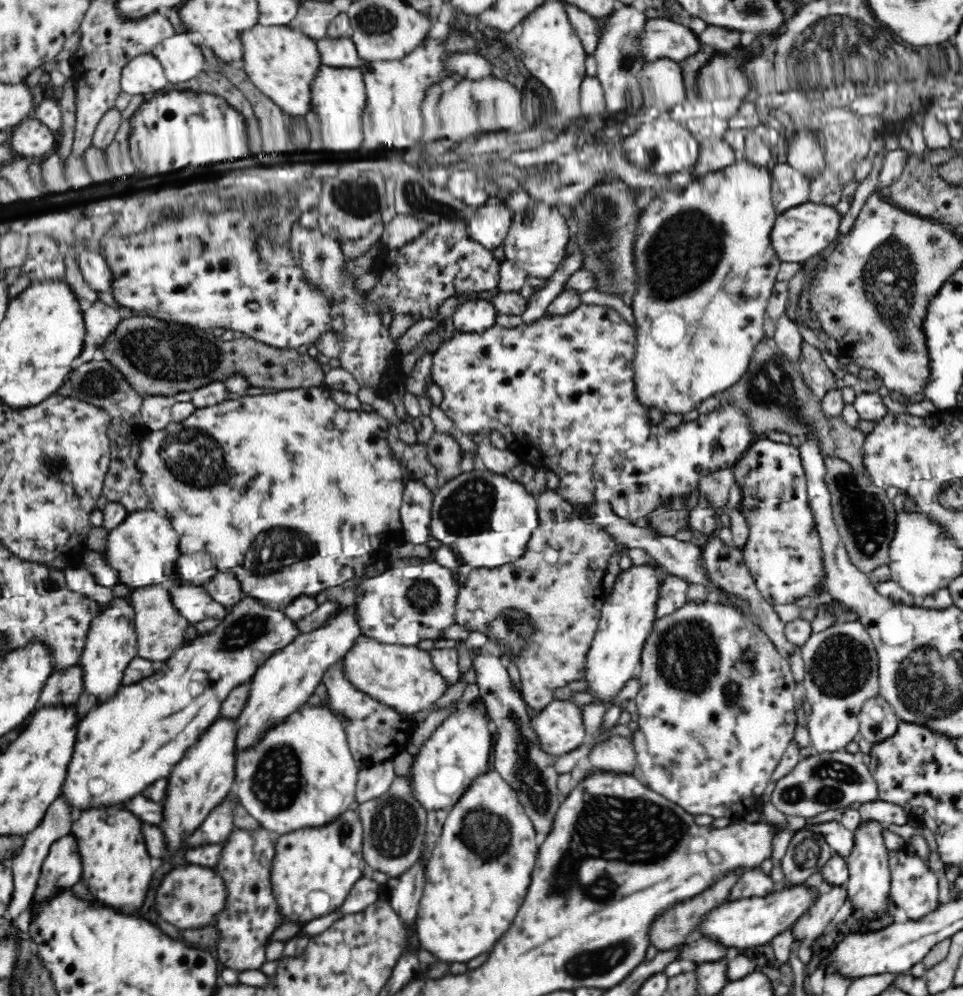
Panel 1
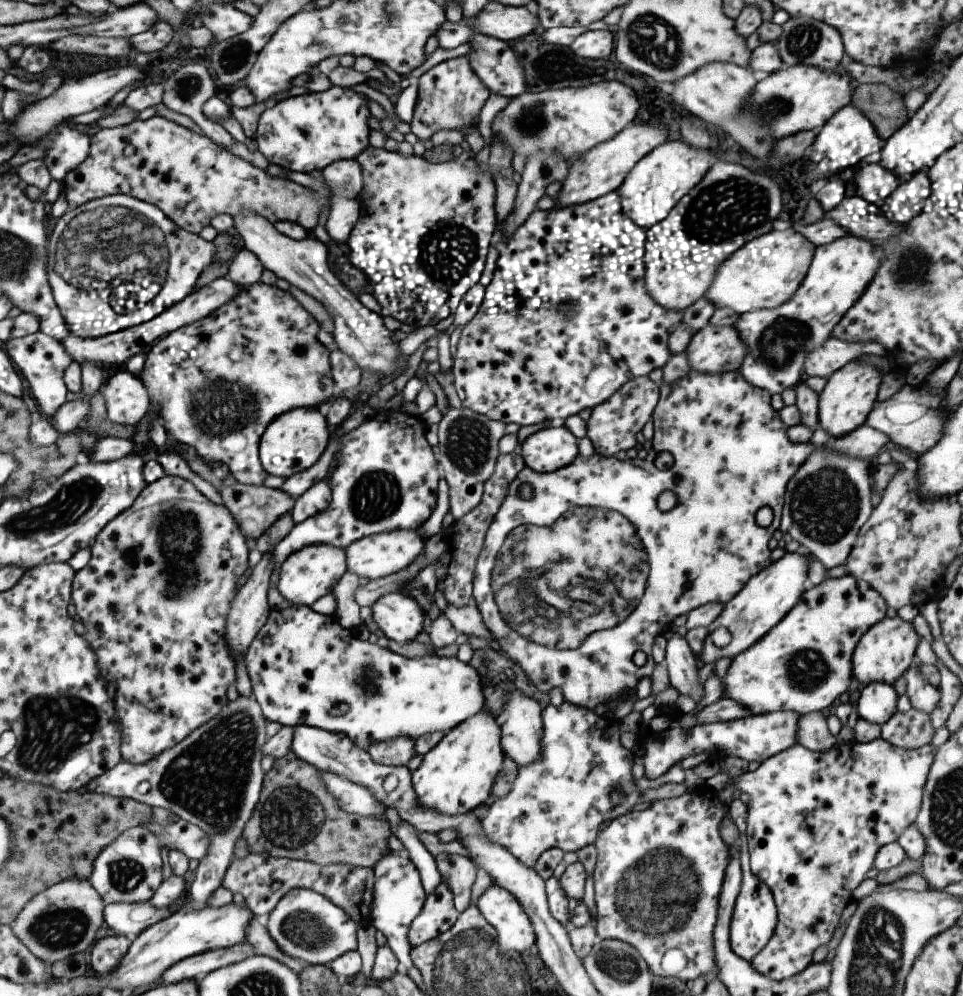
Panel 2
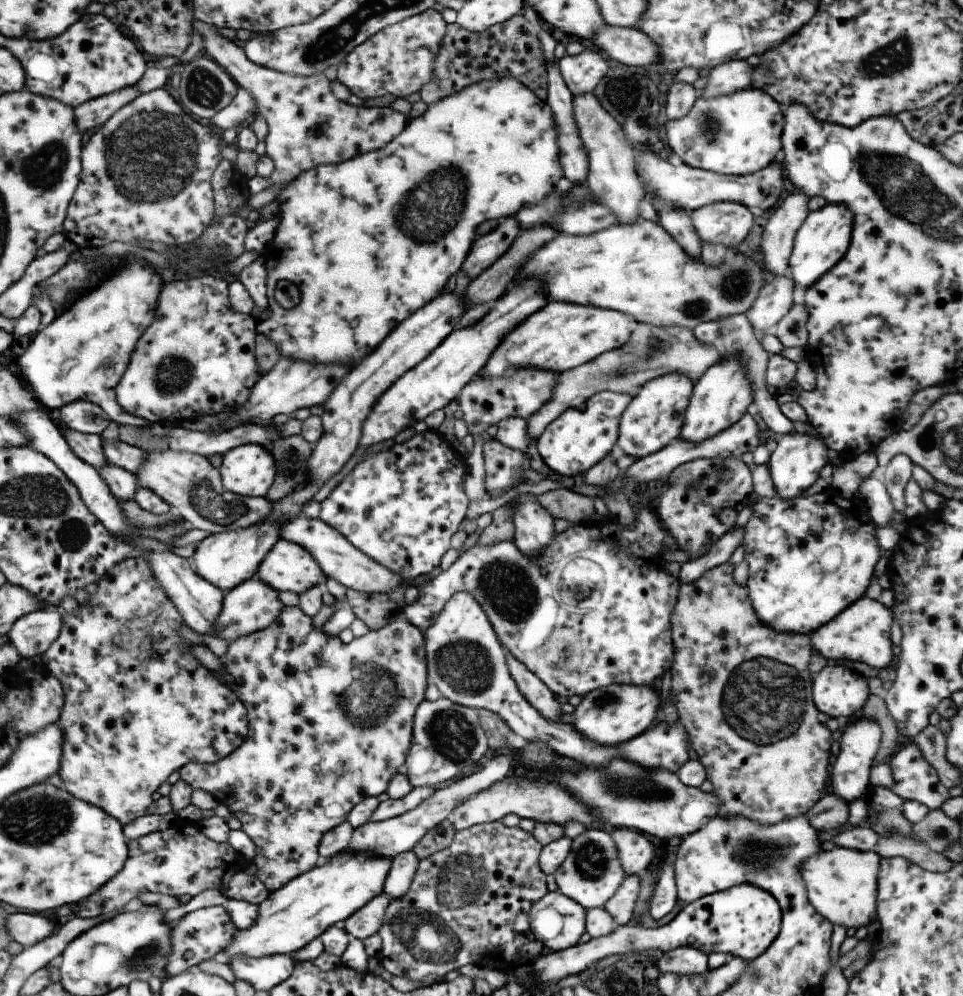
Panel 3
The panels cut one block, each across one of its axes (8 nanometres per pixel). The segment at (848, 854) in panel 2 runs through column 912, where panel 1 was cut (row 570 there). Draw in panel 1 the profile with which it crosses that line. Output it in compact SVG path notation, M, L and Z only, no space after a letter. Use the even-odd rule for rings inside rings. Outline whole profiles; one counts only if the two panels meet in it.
M756 438L734 467L735 481L740 484L742 505L754 507L748 511L745 521L749 526L746 543L741 547L744 562L756 583L760 594L772 604L790 604L794 598L818 590L818 582L825 580L821 540L814 529L813 512L809 506L807 476L801 461L799 447L766 438Z

